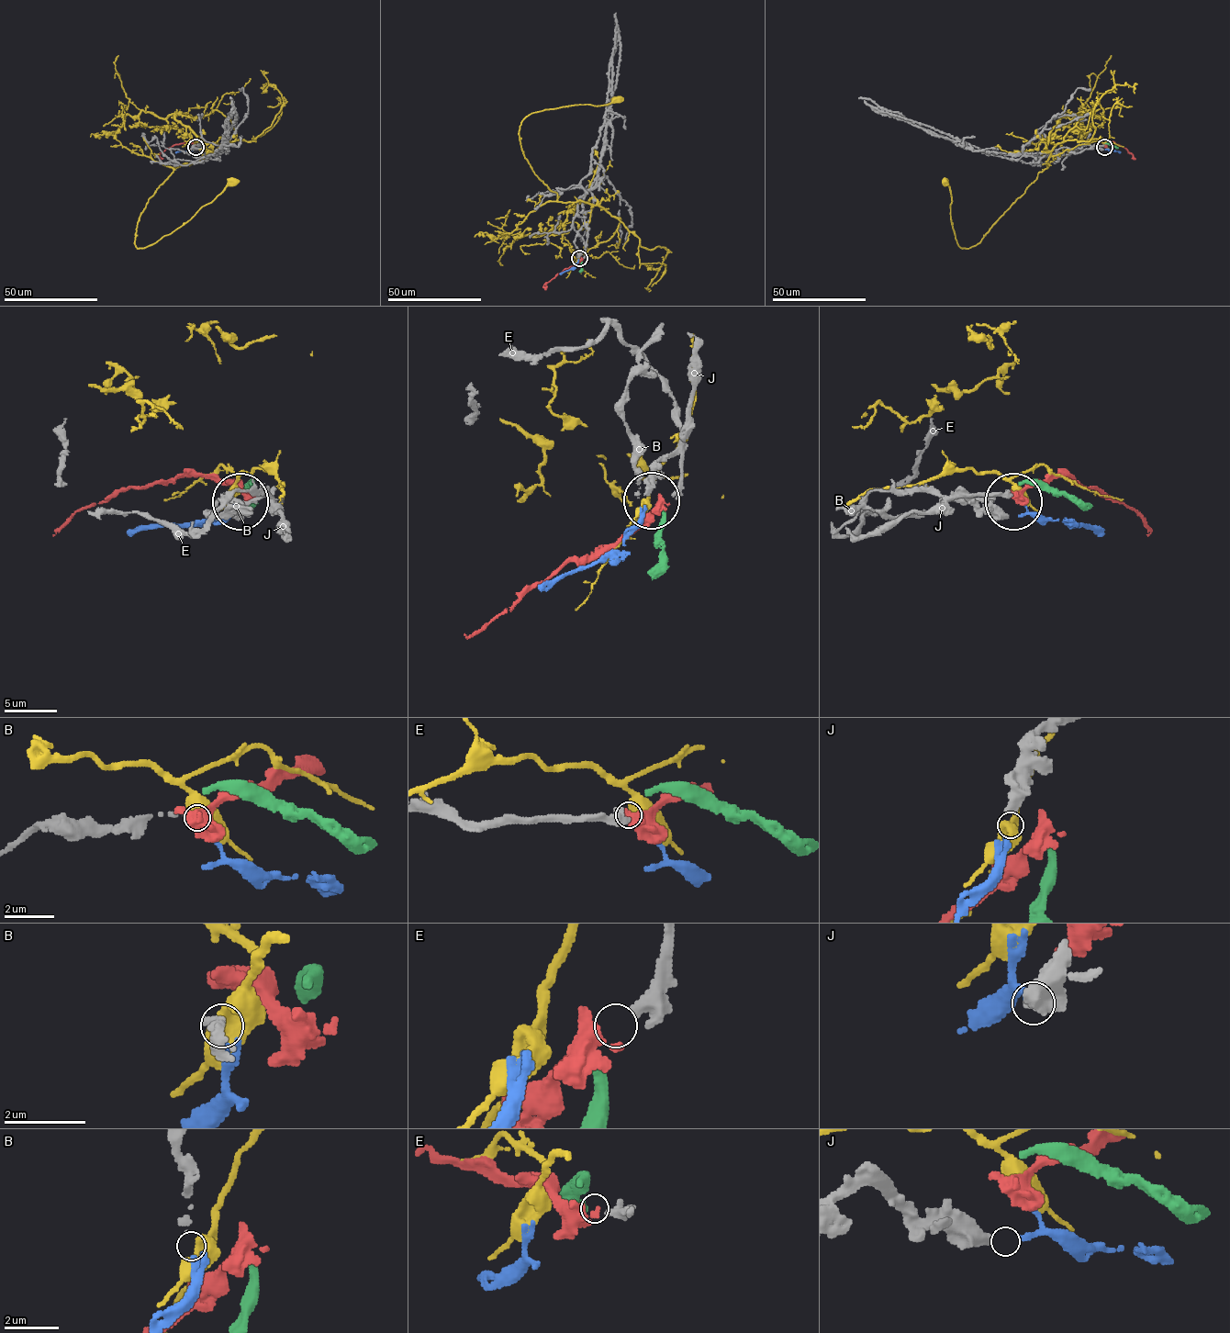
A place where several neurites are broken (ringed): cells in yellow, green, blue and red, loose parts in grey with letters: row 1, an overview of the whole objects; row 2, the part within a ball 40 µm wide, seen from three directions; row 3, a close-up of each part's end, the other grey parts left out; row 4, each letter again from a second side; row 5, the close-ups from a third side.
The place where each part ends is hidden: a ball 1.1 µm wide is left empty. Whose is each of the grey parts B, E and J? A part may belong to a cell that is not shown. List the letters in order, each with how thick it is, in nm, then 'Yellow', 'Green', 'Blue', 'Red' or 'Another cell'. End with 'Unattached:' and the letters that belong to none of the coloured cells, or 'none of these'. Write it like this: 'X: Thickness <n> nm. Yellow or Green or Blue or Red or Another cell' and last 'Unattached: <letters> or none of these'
B: Thickness 170 nm. Another cell
E: Thickness 380 nm. Red
J: Thickness 460 nm. Blue
Unattached: B

